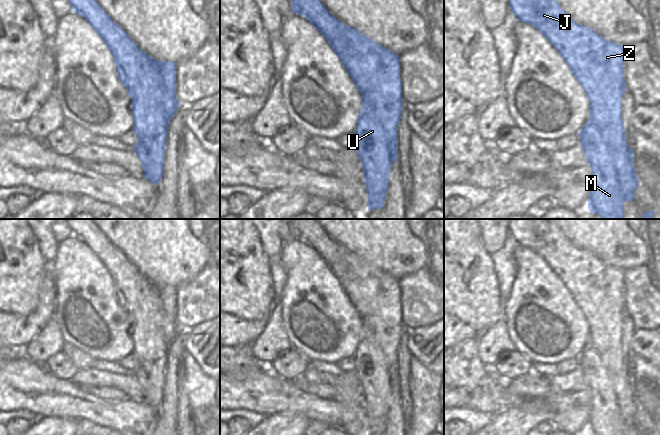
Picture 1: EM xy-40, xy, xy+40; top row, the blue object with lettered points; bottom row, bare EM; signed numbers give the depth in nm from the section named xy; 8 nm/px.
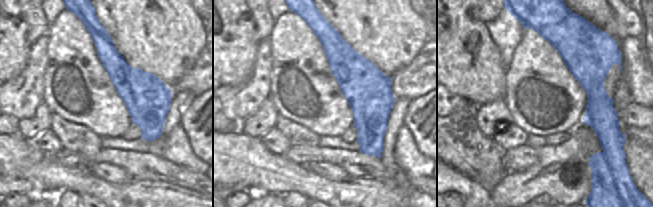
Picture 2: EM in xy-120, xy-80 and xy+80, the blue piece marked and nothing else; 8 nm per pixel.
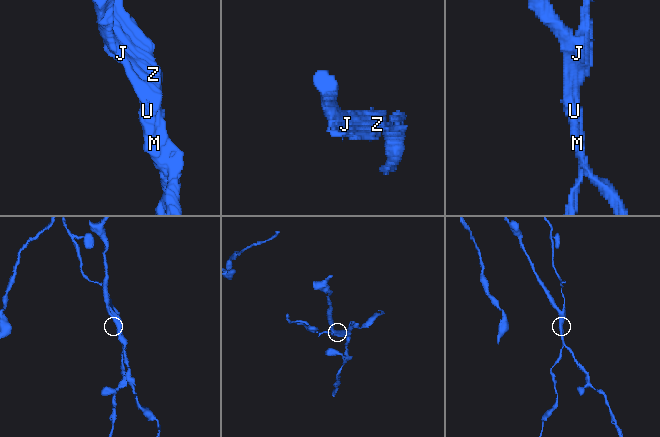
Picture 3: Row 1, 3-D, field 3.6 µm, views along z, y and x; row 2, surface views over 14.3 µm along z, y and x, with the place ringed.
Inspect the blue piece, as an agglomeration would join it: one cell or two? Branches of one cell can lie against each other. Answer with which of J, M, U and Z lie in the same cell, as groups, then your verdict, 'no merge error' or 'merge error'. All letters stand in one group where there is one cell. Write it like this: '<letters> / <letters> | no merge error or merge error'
J Z / M U | merge error

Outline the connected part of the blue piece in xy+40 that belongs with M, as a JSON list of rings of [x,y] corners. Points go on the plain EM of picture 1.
[[[589,343],[578,358],[584,380],[592,394],[588,432],[590,435],[624,435],[622,416],[614,382],[595,347]]]

